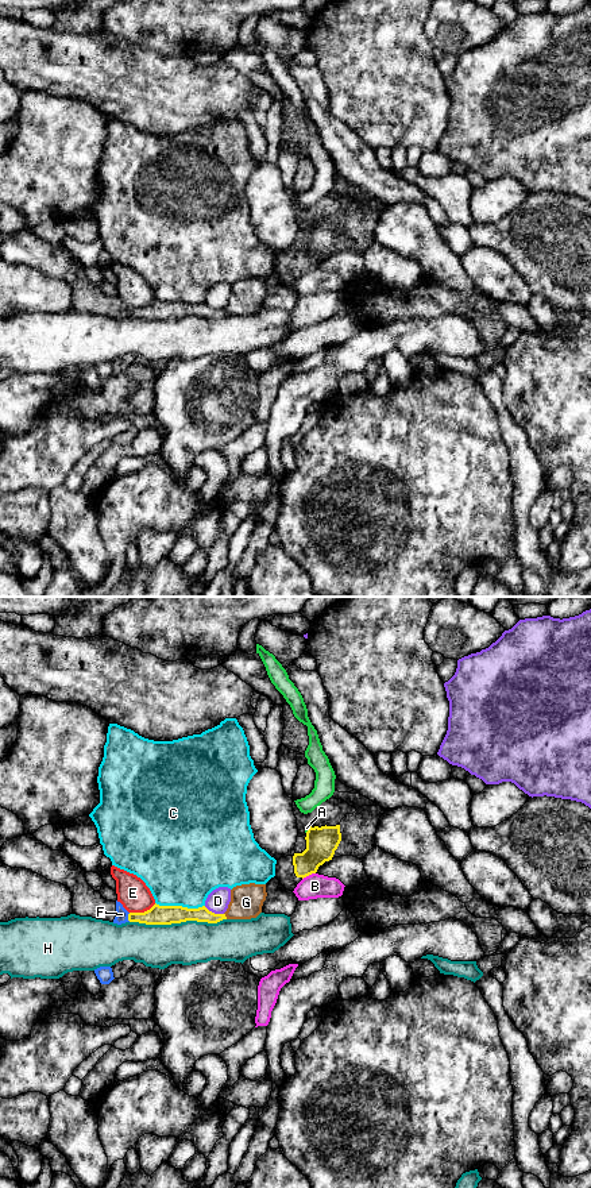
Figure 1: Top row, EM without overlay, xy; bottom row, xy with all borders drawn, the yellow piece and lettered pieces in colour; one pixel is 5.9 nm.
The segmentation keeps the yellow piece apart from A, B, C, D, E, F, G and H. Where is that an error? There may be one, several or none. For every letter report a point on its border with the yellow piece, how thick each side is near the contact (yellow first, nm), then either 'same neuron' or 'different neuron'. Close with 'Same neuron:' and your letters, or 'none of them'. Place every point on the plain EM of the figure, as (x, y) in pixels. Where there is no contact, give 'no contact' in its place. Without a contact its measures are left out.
A: xy (308, 224) | 190/20 nm | different neuron
B: xy (308, 270) | 190/150 nm | different neuron
C: xy (180, 301) | 110/480 nm | different neuron
D: xy (213, 308) | 110/140 nm | different neuron
E: xy (142, 308) | 110/190 nm | different neuron
F: xy (128, 312) | 110/80 nm | same neuron
G: xy (224, 311) | 90/190 nm | different neuron
H: xy (177, 317) | 110/260 nm | different neuron
Same neuron: F

